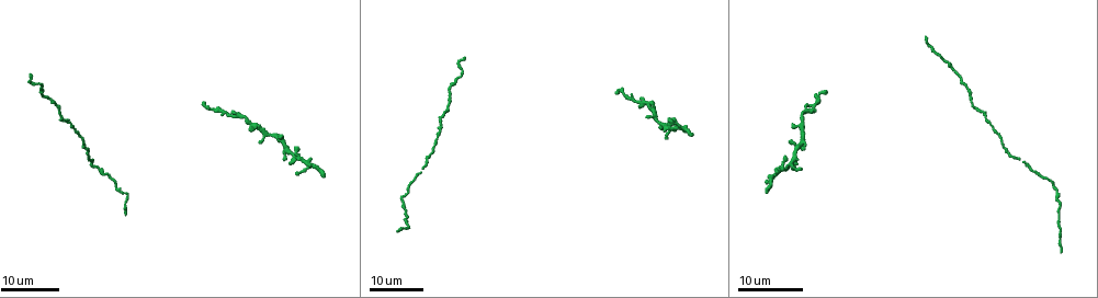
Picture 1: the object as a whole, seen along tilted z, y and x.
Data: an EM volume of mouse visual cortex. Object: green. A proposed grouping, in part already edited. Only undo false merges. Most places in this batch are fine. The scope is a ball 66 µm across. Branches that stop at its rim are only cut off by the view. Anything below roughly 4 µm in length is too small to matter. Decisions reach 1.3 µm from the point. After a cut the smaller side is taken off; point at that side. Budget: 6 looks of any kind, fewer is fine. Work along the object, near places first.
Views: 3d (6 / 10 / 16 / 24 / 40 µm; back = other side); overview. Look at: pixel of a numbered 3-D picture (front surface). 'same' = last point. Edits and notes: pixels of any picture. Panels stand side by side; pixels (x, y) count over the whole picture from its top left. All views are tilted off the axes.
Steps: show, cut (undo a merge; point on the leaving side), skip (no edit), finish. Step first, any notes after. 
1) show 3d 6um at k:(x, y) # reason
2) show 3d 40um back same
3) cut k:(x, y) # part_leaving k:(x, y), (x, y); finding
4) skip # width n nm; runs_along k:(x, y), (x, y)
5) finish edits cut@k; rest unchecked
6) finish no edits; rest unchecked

show 3d 16um at 1:(634, 101) # thick turns thin

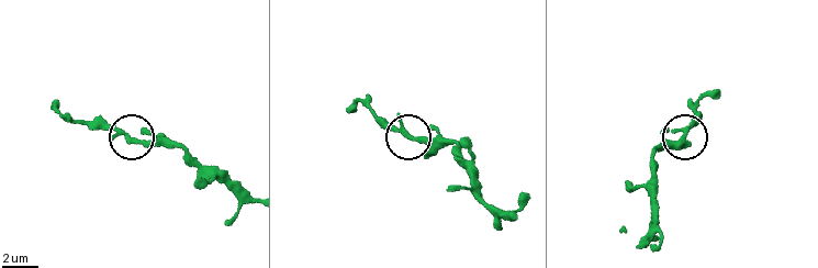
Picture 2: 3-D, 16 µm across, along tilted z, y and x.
show 3d 10um at 2:(413, 138)

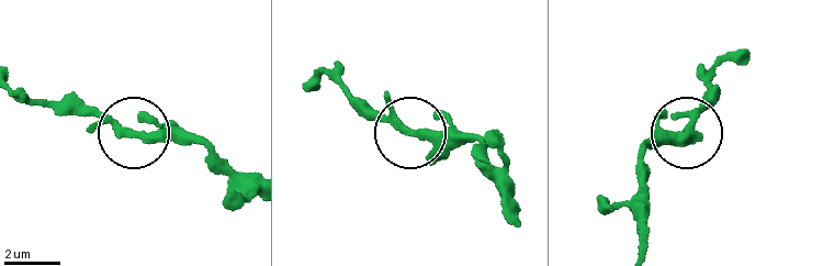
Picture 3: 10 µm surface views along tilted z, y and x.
skip # all the same cell

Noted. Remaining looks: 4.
show 3d 24um at 1:(287, 147)

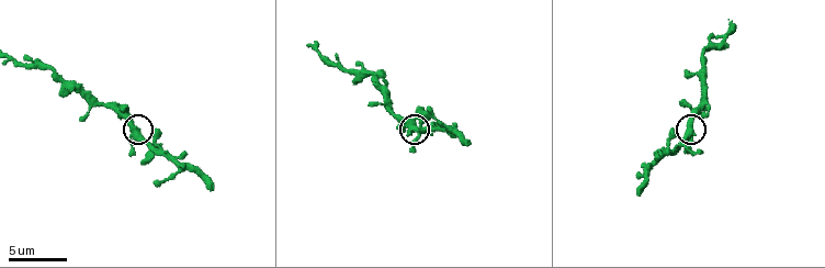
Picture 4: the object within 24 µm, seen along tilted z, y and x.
show 3d 10um at 4:(137, 130)

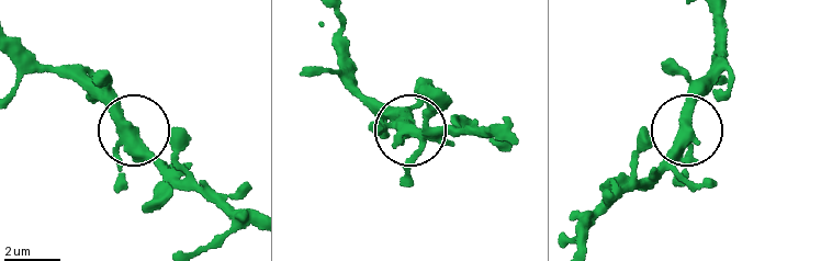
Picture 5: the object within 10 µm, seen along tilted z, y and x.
skip # one cell here

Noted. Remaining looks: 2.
show 3d 16um at 1:(448, 85) # calibre changes

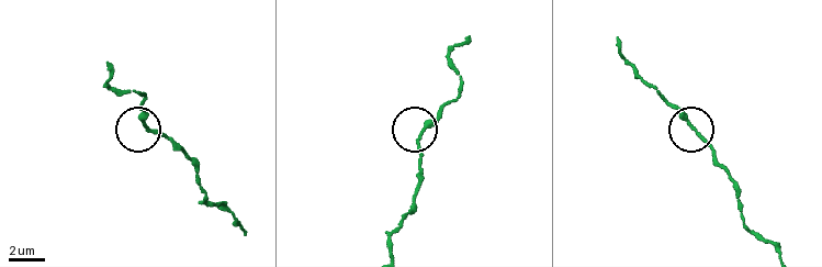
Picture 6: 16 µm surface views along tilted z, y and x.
show 3d 6um at 6:(144, 126)

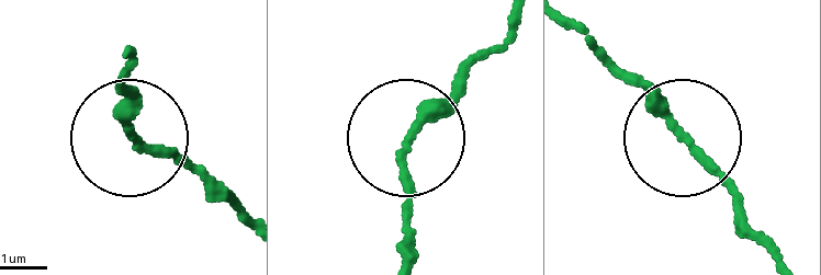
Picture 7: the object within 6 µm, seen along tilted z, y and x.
skip # runs_along 7:(563, 20), (656, 119), (711, 156), (746, 213); continuous, no second cell

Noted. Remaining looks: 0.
finish no edits; rest unchecked

